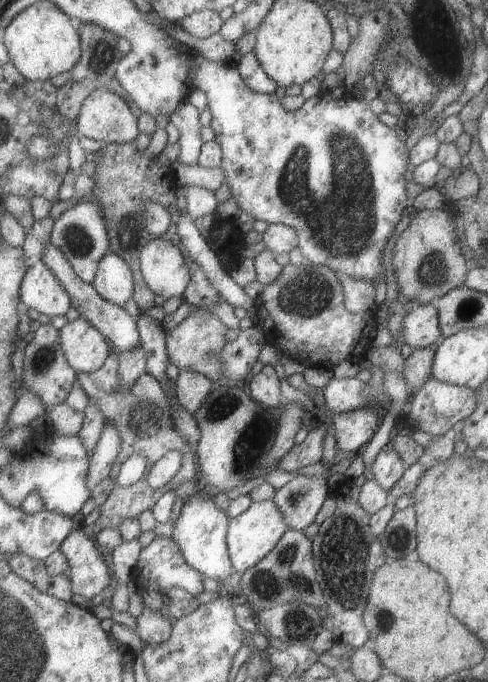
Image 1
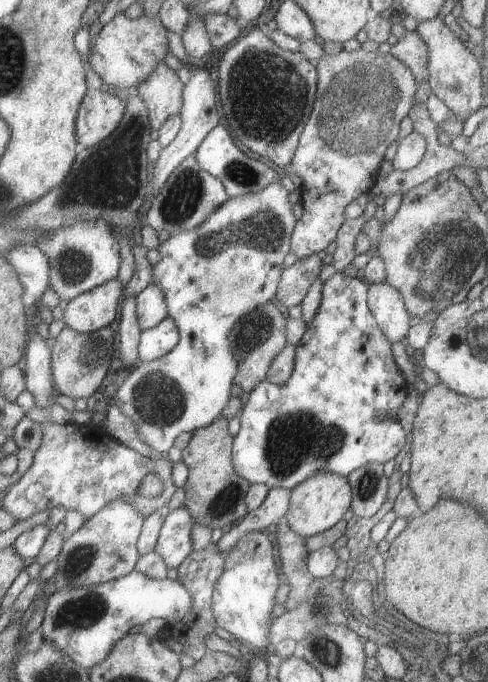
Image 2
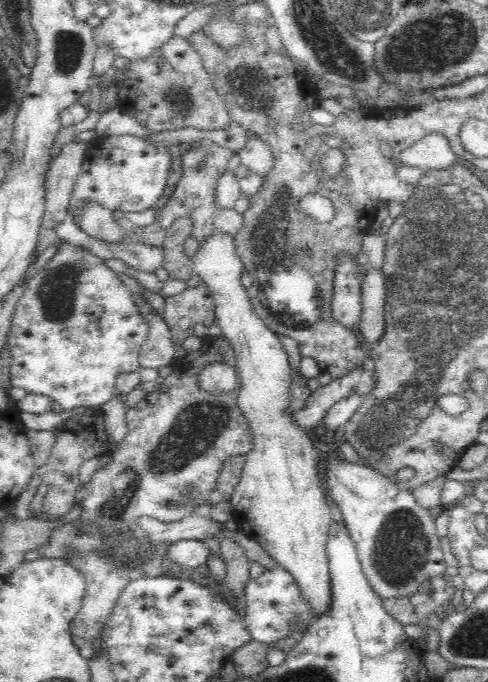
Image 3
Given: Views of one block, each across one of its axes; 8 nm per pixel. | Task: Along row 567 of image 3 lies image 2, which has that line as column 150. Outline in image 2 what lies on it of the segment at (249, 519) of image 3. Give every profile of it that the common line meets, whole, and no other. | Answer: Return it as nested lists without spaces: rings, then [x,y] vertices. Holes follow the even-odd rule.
[[[150,282],[143,292],[137,295],[137,318],[142,331],[156,326],[169,316],[165,291],[157,282]]]

